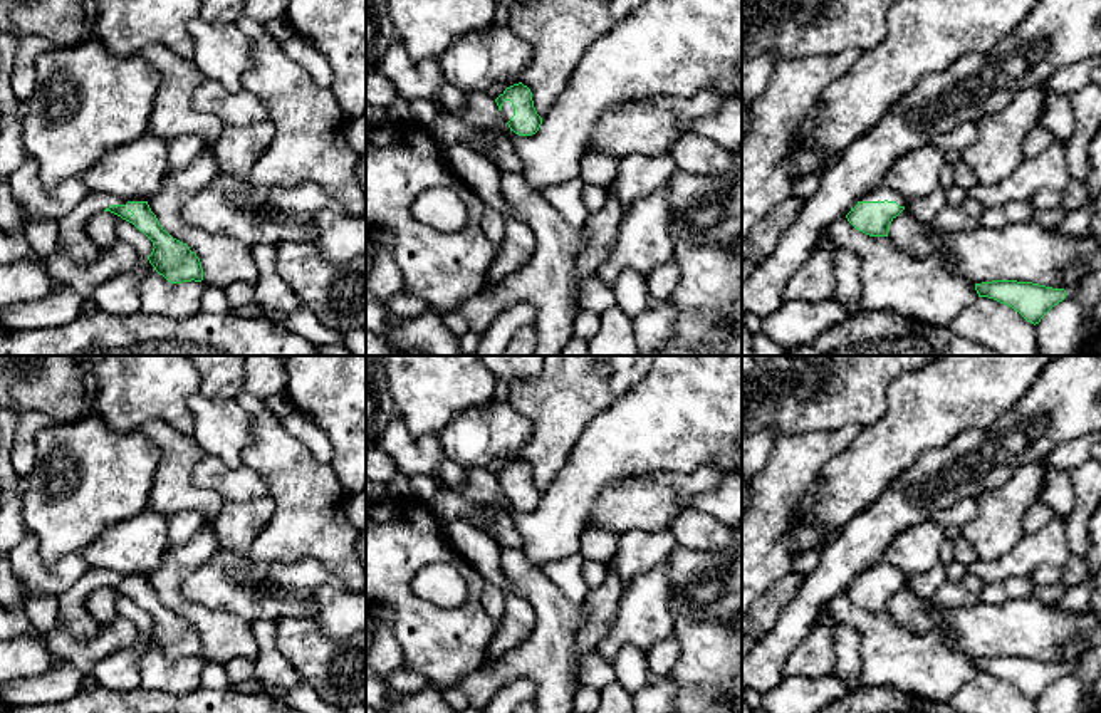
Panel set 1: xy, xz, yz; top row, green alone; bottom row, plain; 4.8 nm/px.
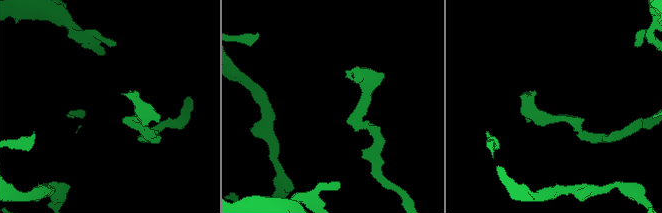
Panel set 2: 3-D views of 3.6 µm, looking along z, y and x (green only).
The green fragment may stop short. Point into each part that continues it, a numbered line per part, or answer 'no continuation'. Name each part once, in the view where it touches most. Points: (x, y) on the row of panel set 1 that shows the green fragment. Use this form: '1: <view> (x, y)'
1: yz (880, 193)

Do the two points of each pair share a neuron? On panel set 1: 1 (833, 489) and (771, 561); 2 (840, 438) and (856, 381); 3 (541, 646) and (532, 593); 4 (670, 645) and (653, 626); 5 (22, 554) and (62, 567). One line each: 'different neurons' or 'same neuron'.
1: different neurons
2: different neurons
3: same neuron
4: different neurons
5: same neuron

